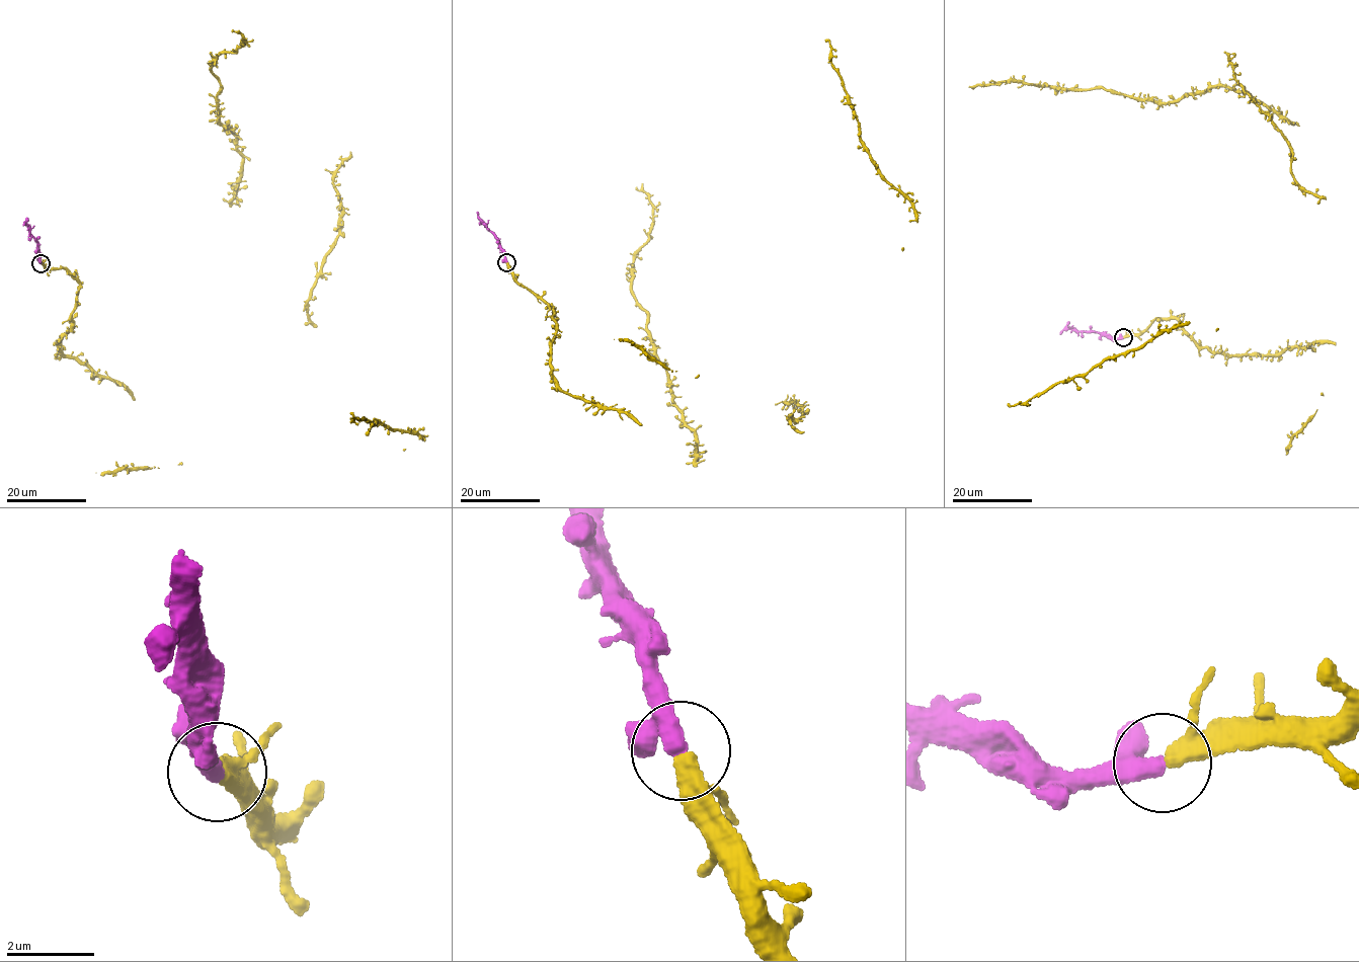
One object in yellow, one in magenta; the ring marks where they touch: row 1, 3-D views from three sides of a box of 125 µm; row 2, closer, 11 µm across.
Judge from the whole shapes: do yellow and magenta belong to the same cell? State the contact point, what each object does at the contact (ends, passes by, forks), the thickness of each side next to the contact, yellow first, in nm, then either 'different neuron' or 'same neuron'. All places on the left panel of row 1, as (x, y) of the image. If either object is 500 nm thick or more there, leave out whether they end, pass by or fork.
place (41, 263); yellow passes by; magenta passes by; calibres 340 and 320 nm; same neuron

